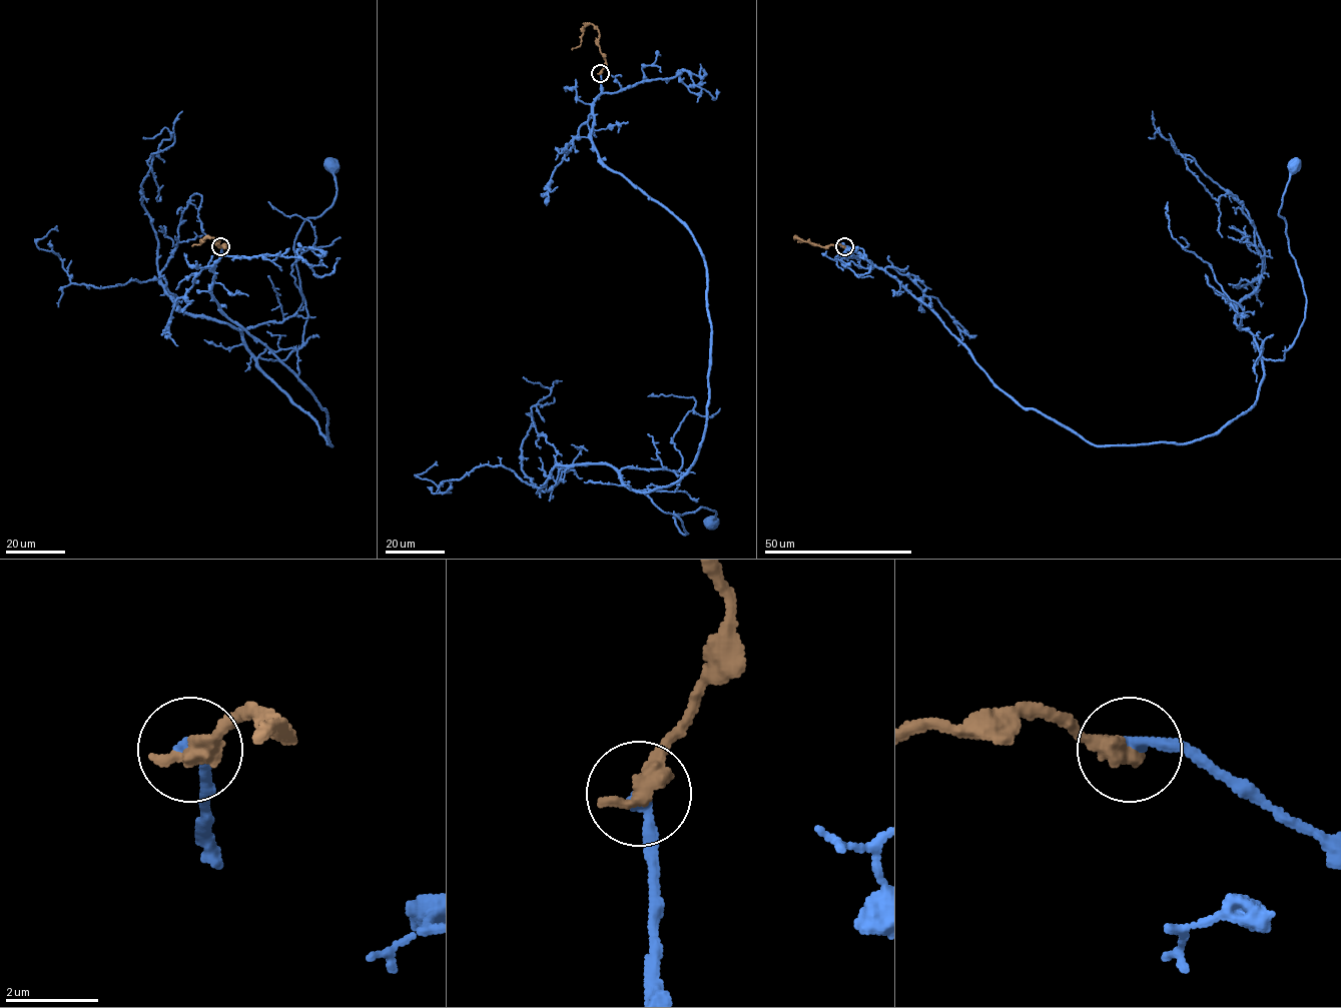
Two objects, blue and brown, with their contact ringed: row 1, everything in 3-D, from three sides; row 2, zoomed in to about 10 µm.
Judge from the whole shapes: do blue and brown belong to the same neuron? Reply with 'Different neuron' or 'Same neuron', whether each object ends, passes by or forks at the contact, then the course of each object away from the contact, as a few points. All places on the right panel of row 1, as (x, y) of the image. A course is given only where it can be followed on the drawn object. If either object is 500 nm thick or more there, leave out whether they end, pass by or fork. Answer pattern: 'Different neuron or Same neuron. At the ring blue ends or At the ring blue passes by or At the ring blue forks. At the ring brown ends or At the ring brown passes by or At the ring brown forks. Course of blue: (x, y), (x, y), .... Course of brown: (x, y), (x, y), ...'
Same neuron. Course of blue: (844, 246), (1023, 407), (1097, 445), (1189, 443), (1251, 407), (1304, 318), (1279, 214), (1296, 165). Course of brown: (844, 246), (823, 246), (795, 237), (821, 245)

